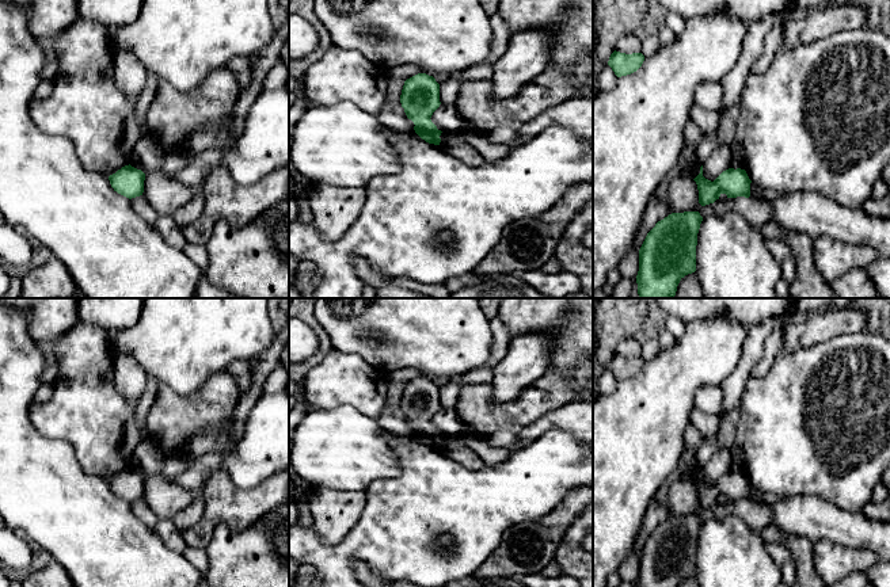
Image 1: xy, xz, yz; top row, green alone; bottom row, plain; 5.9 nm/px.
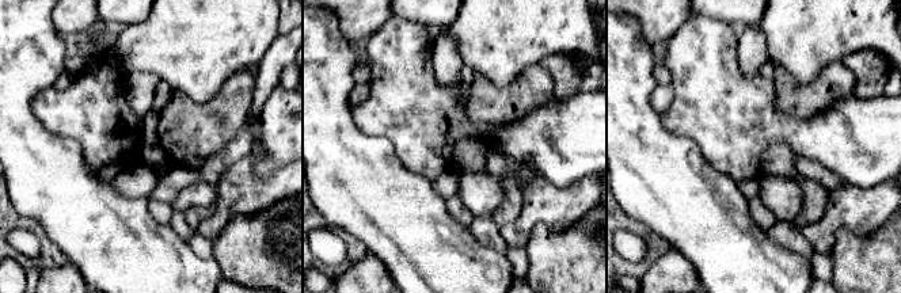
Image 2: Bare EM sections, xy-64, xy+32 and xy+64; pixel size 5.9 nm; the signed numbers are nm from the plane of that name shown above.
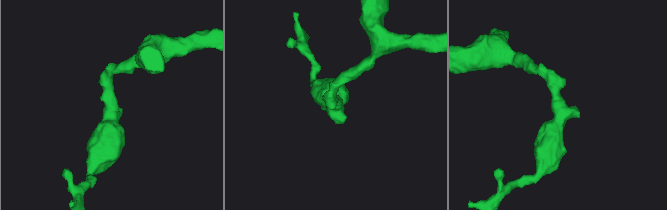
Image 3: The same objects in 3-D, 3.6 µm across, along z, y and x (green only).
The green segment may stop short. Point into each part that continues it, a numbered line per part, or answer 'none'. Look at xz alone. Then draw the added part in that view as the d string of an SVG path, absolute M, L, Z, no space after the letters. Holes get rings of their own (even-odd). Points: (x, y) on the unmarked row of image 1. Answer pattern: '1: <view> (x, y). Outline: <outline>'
none

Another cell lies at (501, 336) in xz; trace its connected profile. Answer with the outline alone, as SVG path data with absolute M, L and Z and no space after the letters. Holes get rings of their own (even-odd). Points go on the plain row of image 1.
M499 315L491 319L491 329L492 329L492 346L490 357L484 363L486 369L492 369L506 355L507 347L511 340L510 332Z

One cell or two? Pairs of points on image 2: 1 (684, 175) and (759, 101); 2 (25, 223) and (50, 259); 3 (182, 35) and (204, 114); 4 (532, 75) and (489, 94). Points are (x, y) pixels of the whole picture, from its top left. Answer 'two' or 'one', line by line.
1: two
2: one
3: two
4: one

